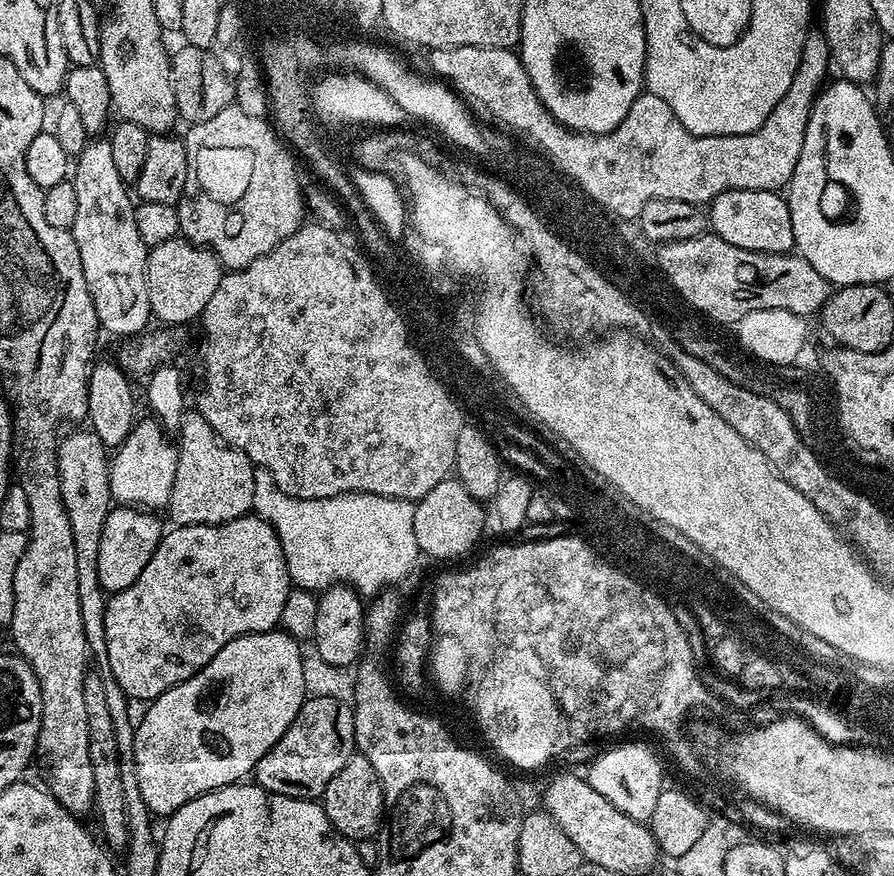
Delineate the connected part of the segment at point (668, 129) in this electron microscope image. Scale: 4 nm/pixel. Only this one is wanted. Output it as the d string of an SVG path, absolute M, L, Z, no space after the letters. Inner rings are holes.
M809 31L806 42L802 46L802 54L798 62L798 70L790 82L789 89L774 106L774 110L762 122L758 130L741 136L696 136L654 94L647 90L630 106L626 118L618 122L613 132L604 136L589 136L582 132L572 132L564 127L546 111L538 98L526 70L520 65L520 57L510 48L483 48L482 46L458 46L457 48L434 48L427 53L428 64L441 81L447 82L469 105L477 104L489 112L488 116L498 122L512 124L512 128L520 128L520 132L528 132L536 144L544 144L552 156L556 156L556 164L560 168L568 168L576 180L584 180L581 193L593 205L599 206L605 213L619 218L621 221L635 221L639 217L642 206L648 200L658 198L674 198L678 202L690 202L697 206L707 205L718 194L730 190L766 190L780 192L787 189L794 174L794 166L798 166L798 154L802 154L802 142L806 142L806 126L810 122L812 107L816 104L826 81L829 79L830 57L828 43L823 31Z

